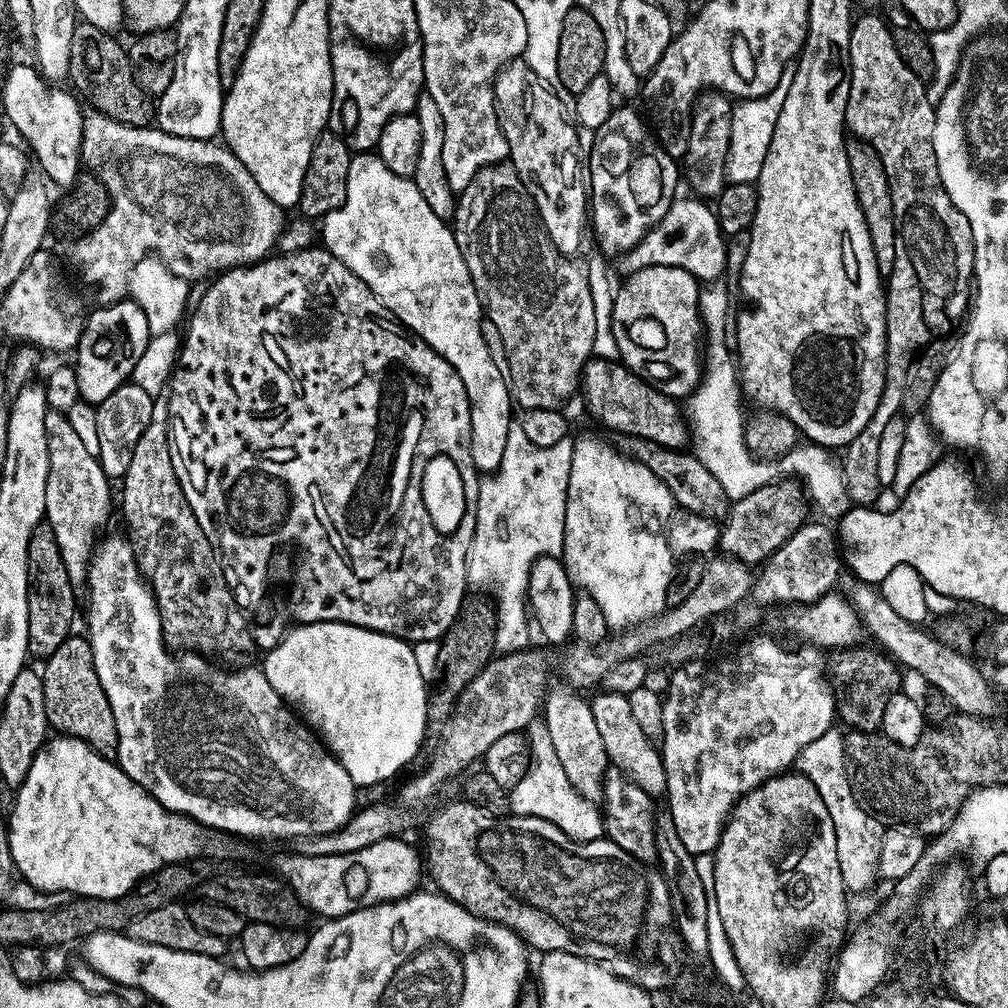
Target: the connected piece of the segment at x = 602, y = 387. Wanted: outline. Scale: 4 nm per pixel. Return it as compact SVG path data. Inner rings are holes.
M593 358L588 361L582 373L582 396L584 392L584 404L588 407L588 412L600 424L605 424L612 431L612 434L622 436L637 436L650 442L658 442L658 446L667 448L687 449L690 444L690 425L686 419L686 412L680 408L675 399L666 394L662 394L647 380L643 380L637 372L632 372L623 364L612 360L599 360Z

